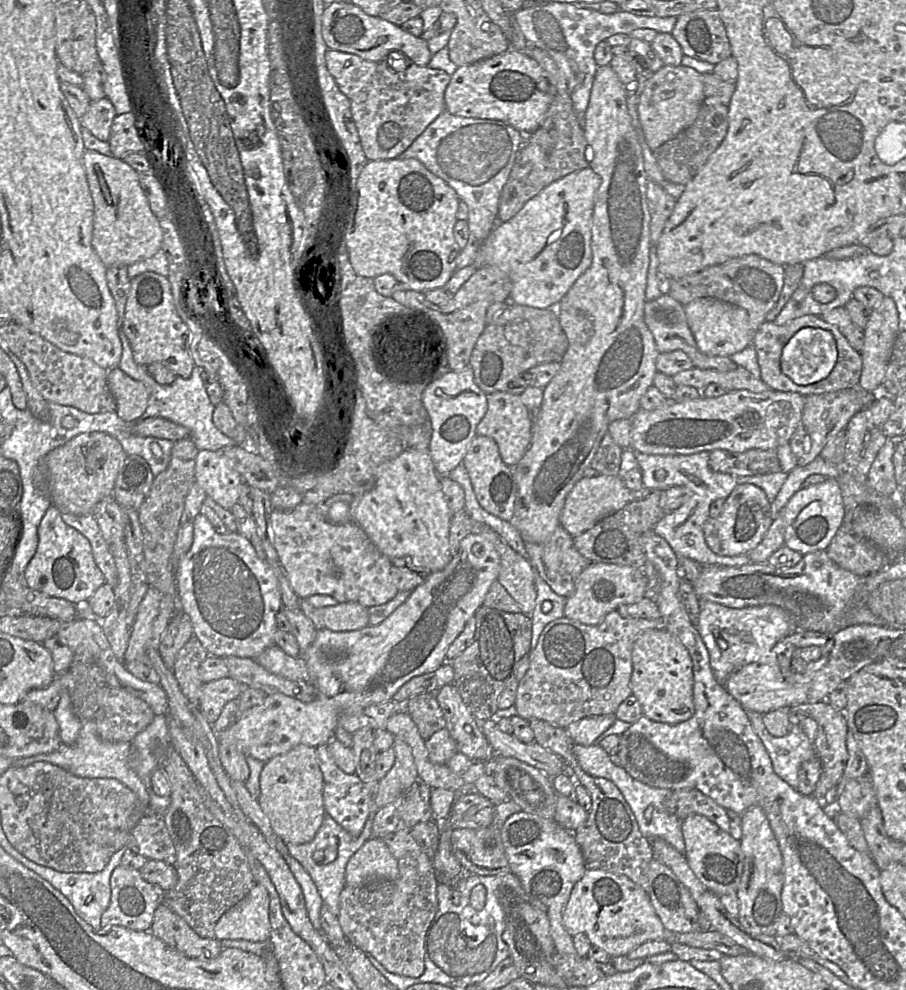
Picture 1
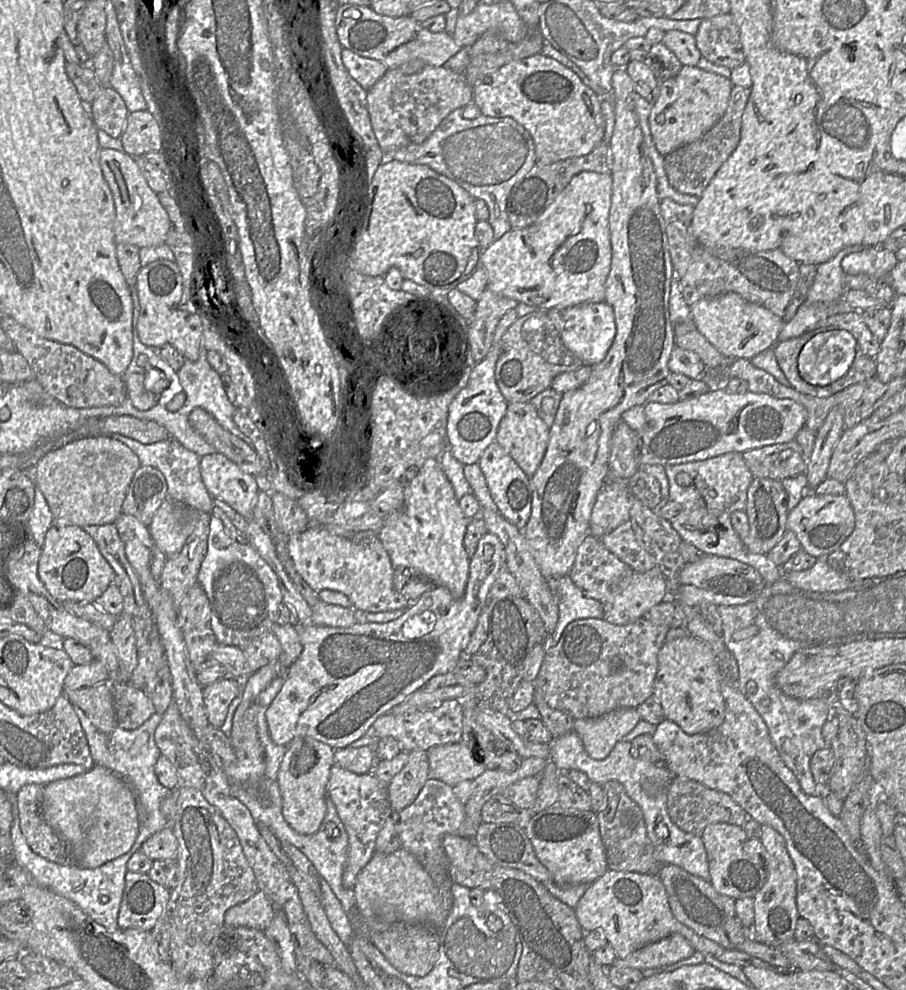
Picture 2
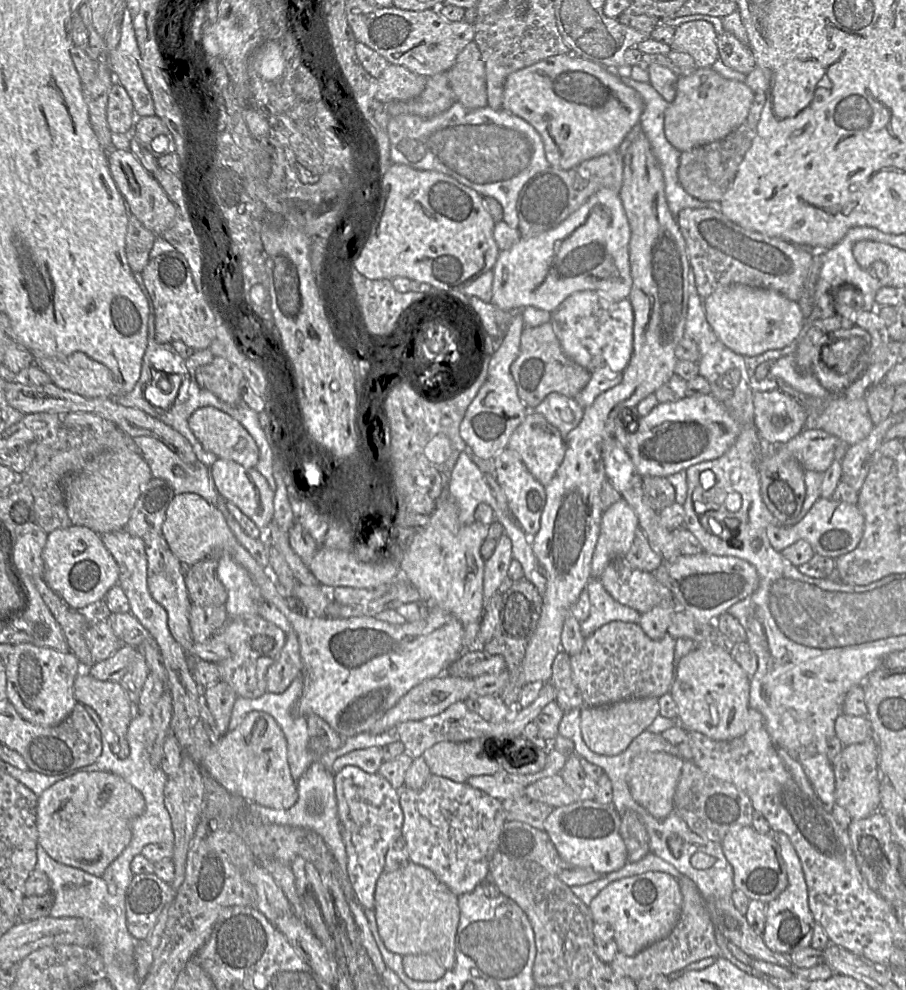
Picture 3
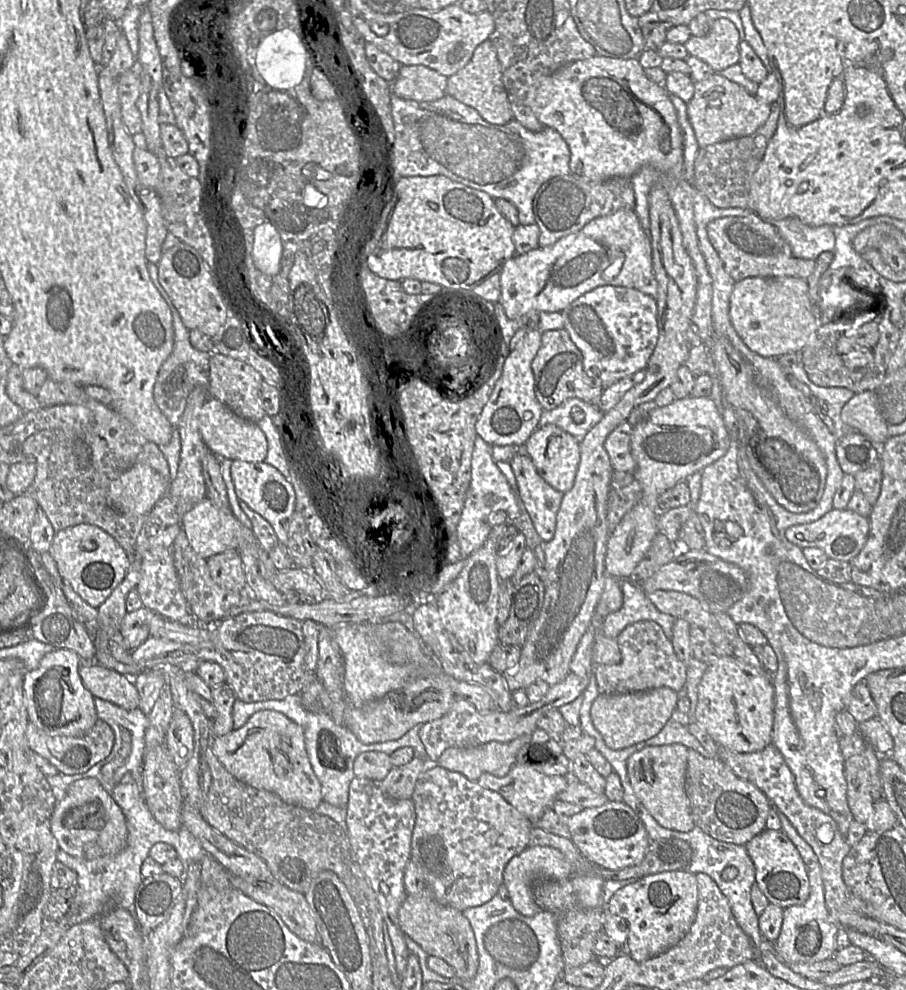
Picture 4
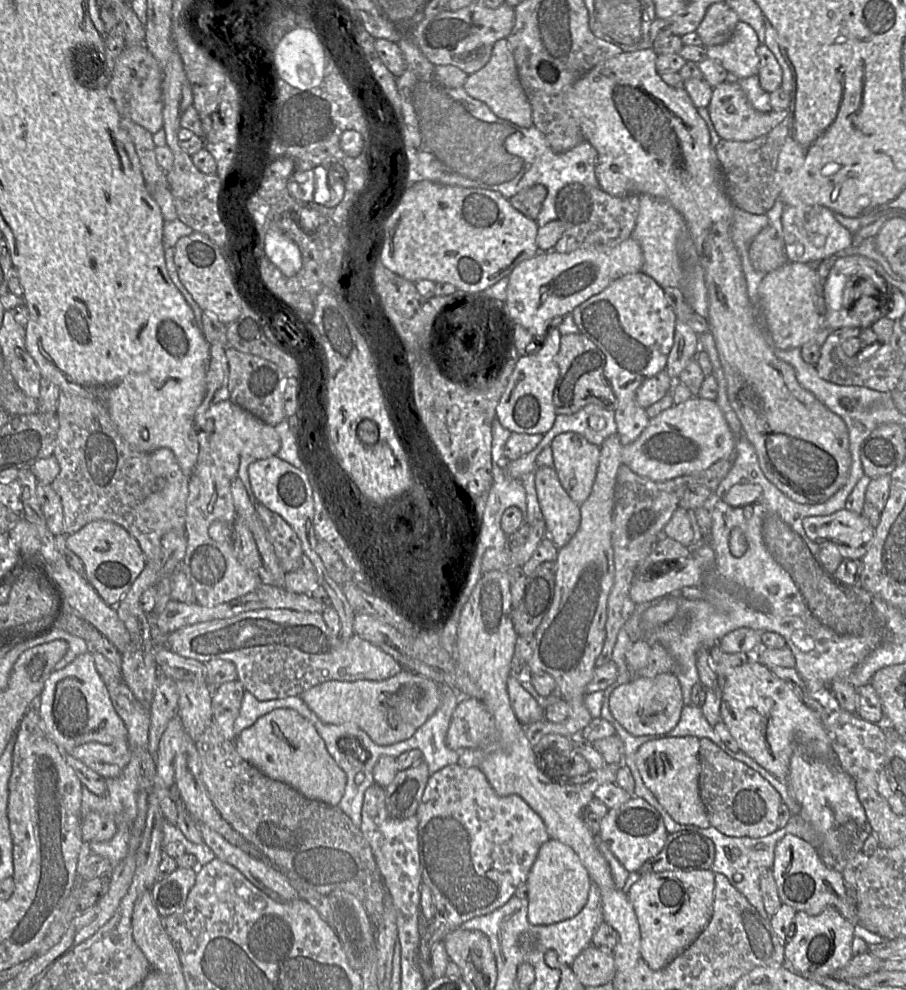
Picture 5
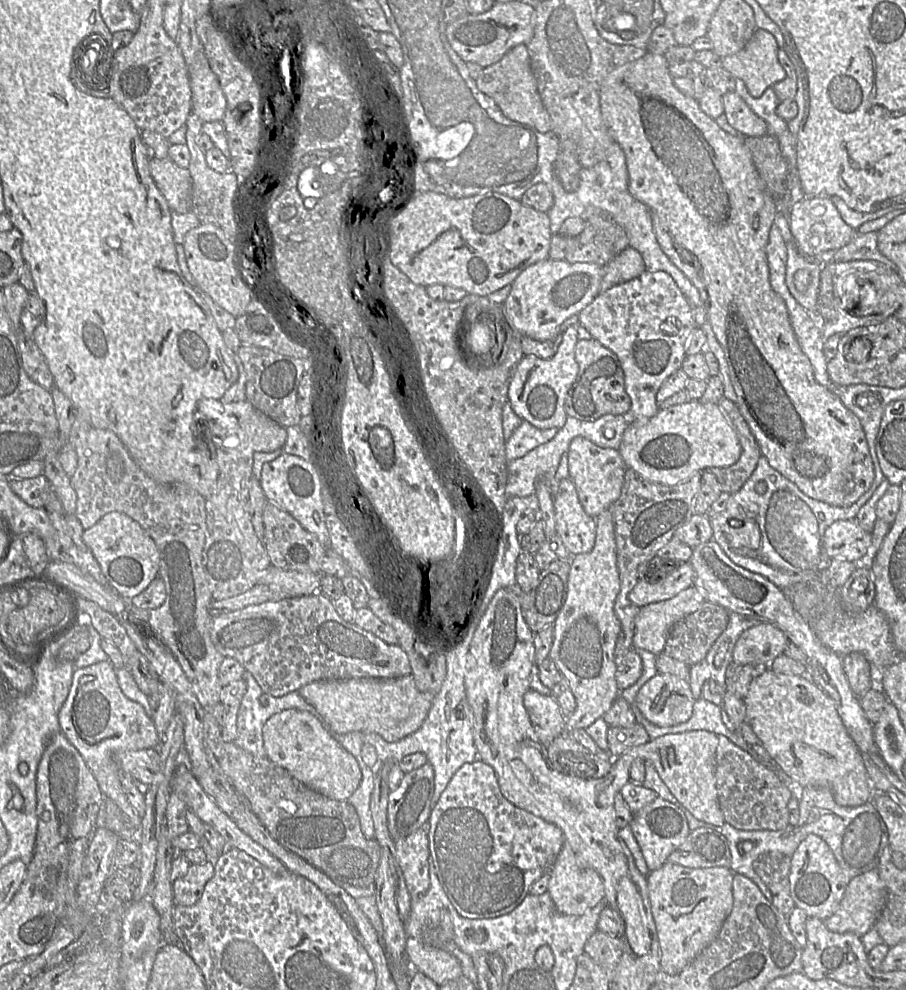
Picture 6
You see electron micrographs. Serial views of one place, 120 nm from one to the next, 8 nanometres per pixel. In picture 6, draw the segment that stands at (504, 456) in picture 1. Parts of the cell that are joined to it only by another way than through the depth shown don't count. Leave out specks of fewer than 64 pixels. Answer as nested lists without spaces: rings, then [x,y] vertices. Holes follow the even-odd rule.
[[[575,437],[567,452],[569,479],[574,483],[585,512],[596,518],[619,498],[628,468],[618,450],[601,448],[583,437]]]

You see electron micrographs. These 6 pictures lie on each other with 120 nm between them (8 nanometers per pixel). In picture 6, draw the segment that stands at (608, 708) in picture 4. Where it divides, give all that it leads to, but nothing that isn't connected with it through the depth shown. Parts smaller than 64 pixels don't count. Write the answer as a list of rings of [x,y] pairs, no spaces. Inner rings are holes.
[[[657,673],[639,689],[633,706],[645,721],[666,727],[687,721],[695,701],[688,681]]]

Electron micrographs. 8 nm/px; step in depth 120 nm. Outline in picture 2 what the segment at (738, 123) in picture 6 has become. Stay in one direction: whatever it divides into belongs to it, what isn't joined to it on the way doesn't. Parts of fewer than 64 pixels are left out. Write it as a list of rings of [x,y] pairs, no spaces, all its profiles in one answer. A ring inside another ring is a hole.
[[[682,66],[680,71],[659,84],[649,114],[649,128],[659,154],[665,156],[694,142],[709,131],[724,115],[733,84],[730,79],[698,66]]]

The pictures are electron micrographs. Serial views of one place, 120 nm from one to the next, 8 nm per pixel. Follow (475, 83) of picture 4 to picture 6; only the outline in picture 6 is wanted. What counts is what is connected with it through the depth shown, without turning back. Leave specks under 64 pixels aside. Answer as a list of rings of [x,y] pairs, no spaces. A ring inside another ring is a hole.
[[[526,44],[516,45],[498,62],[484,68],[476,79],[476,85],[481,92],[495,101],[507,118],[530,126],[541,133],[552,131],[551,118],[538,93]]]

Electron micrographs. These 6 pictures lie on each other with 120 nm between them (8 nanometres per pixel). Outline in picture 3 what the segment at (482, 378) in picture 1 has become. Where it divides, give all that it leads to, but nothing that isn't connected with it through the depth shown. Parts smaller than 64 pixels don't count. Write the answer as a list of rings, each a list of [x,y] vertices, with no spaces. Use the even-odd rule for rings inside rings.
[[[551,321],[537,327],[525,327],[520,339],[520,352],[512,363],[510,372],[517,393],[528,409],[534,409],[549,394],[577,396],[588,384],[591,373],[571,359],[555,334]]]

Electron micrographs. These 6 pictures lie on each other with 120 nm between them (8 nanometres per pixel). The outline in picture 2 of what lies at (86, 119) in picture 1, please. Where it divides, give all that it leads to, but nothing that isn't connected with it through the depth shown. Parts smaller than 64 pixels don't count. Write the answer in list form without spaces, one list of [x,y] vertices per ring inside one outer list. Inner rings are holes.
[[[103,86],[89,107],[90,116],[98,130],[113,138],[120,138],[129,111],[123,98],[110,86]]]

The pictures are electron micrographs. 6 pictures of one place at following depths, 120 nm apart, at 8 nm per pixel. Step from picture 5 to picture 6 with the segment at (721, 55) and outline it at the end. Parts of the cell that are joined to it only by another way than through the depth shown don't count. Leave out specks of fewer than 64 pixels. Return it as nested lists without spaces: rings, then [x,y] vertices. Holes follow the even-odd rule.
[[[758,28],[739,52],[721,58],[721,66],[742,79],[753,97],[786,78],[778,57],[778,44],[768,31]]]

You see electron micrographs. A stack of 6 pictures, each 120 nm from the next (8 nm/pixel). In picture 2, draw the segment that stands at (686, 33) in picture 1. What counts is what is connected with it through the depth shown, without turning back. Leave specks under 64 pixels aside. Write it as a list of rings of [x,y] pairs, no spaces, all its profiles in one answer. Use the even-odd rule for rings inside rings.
[[[730,13],[702,19],[694,36],[706,60],[730,70],[745,62],[739,30]]]

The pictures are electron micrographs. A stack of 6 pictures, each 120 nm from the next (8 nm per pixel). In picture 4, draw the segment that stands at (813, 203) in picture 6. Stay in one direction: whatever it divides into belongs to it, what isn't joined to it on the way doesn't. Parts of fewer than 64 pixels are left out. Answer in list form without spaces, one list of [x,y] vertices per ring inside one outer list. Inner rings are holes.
[[[796,217],[773,222],[796,258],[816,260],[823,252],[833,252],[834,230],[829,225],[810,226]]]

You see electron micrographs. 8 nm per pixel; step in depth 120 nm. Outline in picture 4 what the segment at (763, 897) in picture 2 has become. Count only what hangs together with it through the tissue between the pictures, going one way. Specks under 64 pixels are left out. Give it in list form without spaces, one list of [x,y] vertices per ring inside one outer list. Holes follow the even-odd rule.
[[[778,813],[782,822],[781,830],[797,847],[806,867],[810,885],[808,899],[801,905],[790,906],[783,910],[783,922],[779,937],[773,944],[777,956],[787,965],[811,963],[832,958],[837,950],[837,935],[840,927],[830,918],[824,896],[821,868],[811,846],[799,835],[795,827],[783,813]]]

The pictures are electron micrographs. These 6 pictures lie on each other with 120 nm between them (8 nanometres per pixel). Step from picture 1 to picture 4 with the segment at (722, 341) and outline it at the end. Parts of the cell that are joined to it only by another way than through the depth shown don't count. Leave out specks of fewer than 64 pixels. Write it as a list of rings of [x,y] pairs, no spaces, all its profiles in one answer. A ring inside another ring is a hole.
[[[753,277],[736,282],[730,294],[729,319],[747,348],[765,358],[799,351],[821,325],[812,313],[808,281],[798,277]]]

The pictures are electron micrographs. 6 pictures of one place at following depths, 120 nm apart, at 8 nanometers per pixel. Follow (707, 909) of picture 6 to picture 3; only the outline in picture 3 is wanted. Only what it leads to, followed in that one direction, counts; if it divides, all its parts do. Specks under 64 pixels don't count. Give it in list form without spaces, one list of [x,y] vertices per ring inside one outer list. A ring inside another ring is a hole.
[[[652,871],[612,881],[597,894],[588,907],[596,924],[606,923],[613,928],[613,940],[618,946],[618,952],[626,956],[635,956],[672,932],[680,919],[682,904],[683,895],[679,880],[669,874]]]

